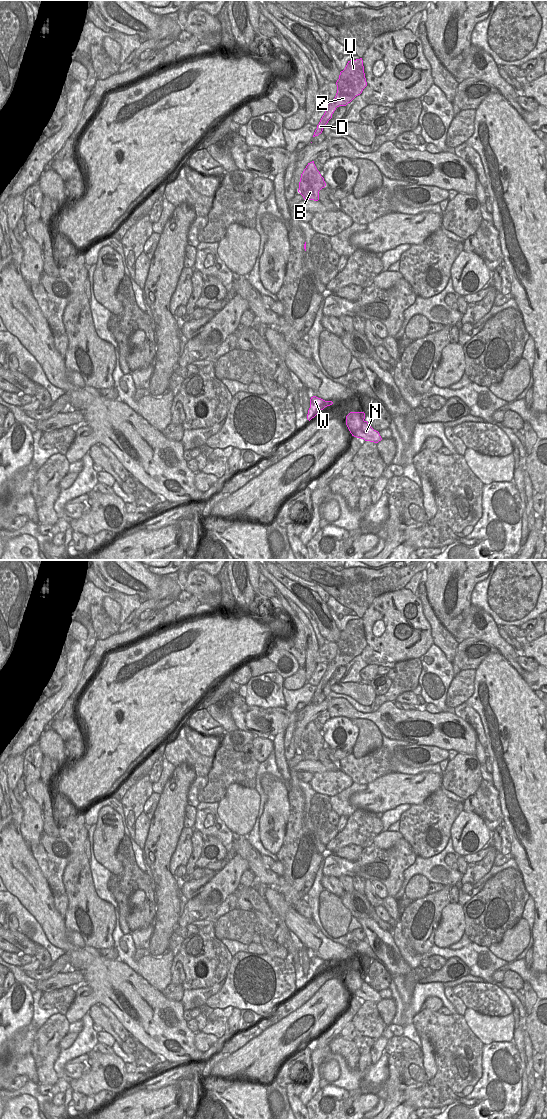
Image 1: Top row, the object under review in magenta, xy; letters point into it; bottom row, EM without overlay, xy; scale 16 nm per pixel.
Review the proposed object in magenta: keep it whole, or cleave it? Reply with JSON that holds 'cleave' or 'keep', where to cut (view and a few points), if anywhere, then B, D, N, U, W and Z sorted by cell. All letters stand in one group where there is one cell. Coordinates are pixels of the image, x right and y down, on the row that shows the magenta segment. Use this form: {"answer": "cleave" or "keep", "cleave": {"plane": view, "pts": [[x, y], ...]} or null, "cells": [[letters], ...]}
{"answer": "cleave", "cleave": {"plane": "xy", "pts": [[326, 401], [318, 409], [318, 412]]}, "cells": [["B", "D", "U", "W", "Z"], ["N"]]}

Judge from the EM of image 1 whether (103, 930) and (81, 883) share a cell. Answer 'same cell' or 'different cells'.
same cell

